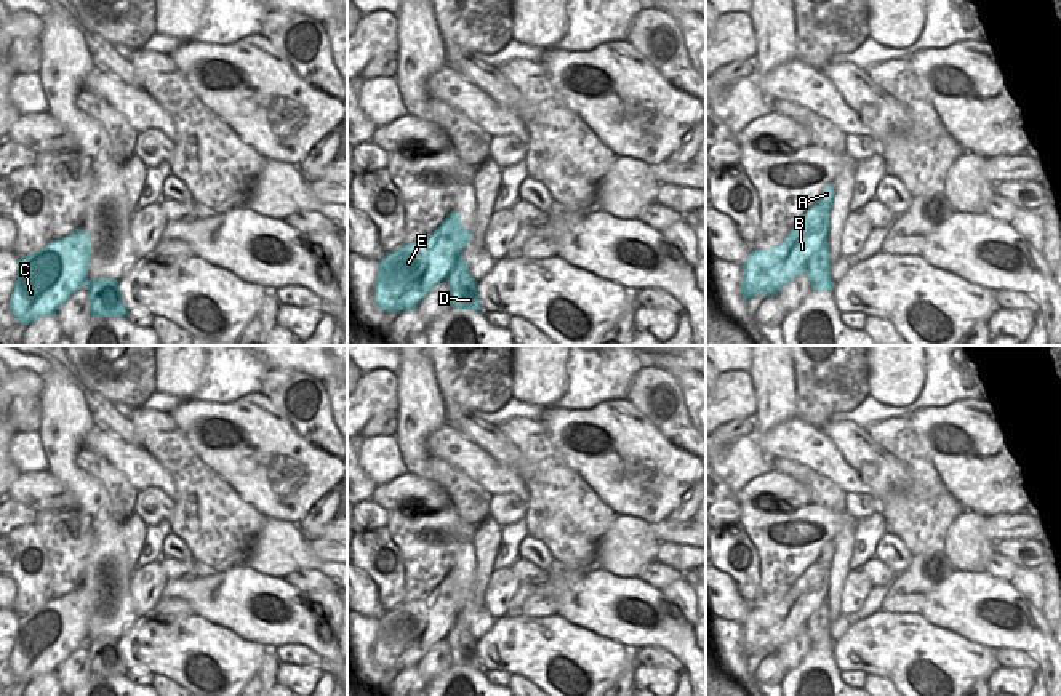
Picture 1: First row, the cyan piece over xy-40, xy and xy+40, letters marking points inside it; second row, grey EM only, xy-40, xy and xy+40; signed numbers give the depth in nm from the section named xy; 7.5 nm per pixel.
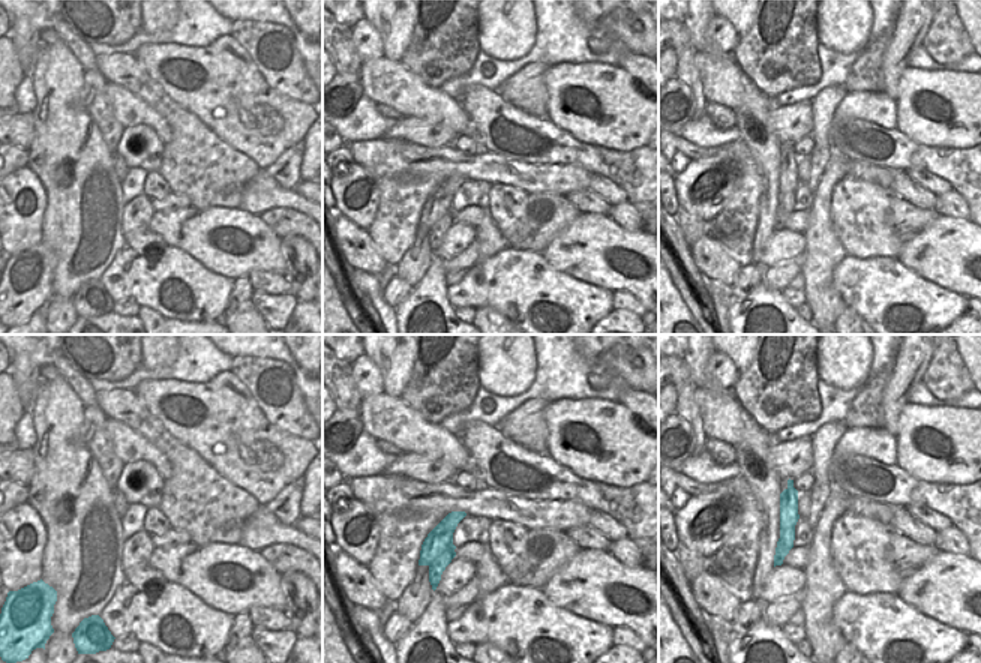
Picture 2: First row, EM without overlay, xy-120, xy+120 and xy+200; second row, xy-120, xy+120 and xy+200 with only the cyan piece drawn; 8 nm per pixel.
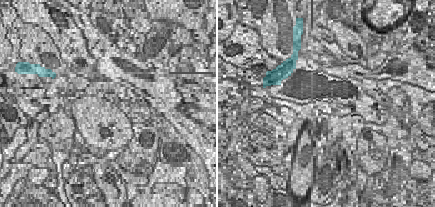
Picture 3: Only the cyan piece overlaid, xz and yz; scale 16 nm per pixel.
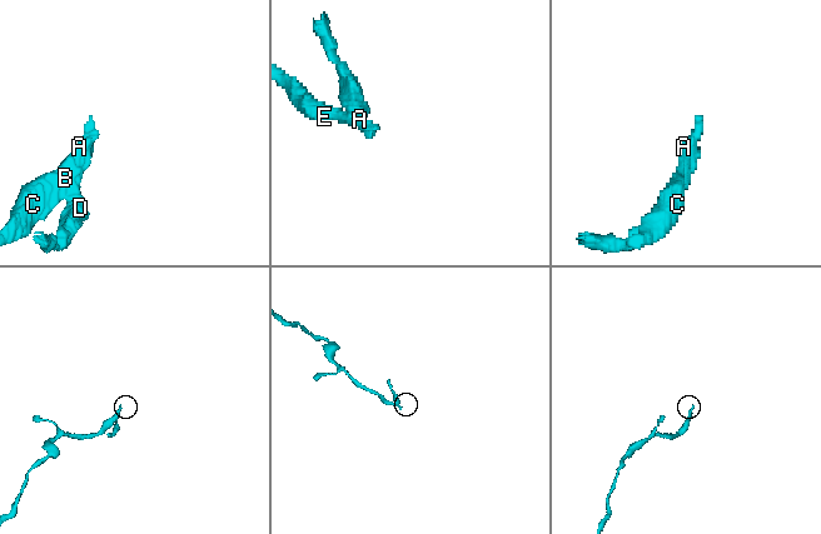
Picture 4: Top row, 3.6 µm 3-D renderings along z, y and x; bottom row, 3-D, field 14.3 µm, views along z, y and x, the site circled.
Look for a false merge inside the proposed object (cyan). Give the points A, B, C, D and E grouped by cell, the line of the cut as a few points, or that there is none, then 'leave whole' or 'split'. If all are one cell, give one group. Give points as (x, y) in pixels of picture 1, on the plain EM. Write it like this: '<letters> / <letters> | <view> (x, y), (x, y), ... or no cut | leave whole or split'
A B C E / D | xy+40 (826, 605), (810, 618), (805, 628) | split

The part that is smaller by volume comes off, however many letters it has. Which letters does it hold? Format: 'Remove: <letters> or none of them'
Remove: D

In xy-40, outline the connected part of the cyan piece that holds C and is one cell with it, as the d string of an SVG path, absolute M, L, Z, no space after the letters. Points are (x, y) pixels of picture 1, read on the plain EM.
M80 587L19 616L10 656L13 674L24 683L56 674L70 653L86 643L88 622L90 592Z

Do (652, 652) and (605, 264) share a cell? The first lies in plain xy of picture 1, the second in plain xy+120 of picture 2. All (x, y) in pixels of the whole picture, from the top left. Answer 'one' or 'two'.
two

